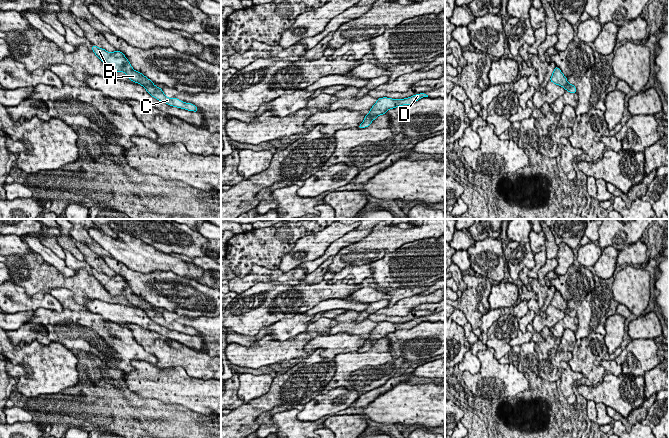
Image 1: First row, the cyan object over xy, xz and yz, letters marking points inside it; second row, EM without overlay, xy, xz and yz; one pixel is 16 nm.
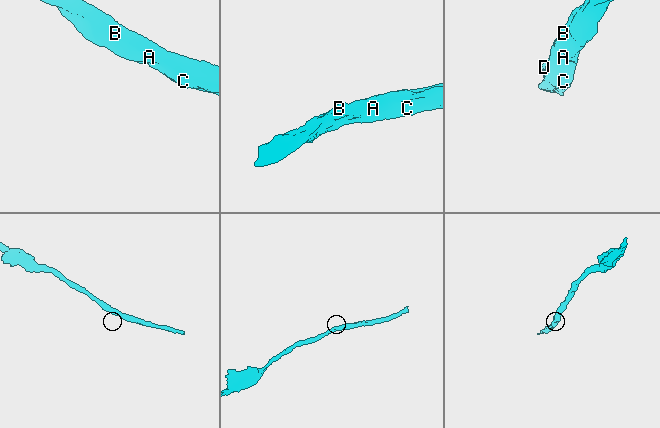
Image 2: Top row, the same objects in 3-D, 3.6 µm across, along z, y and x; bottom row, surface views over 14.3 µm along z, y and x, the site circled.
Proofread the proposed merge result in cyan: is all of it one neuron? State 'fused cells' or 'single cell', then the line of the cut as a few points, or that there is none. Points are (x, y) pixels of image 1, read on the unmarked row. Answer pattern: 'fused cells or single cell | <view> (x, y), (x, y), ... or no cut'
single cell | no cut

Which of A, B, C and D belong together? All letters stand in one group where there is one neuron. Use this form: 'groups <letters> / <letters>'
groups A B C D

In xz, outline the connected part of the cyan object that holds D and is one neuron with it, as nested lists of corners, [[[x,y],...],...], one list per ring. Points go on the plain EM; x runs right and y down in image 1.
[[[420,317],[405,323],[378,322],[377,326],[370,333],[370,336],[366,338],[363,347],[360,348],[358,352],[368,351],[374,343],[379,339],[386,338],[389,333],[402,329],[411,329],[422,321],[428,321],[428,319]]]

